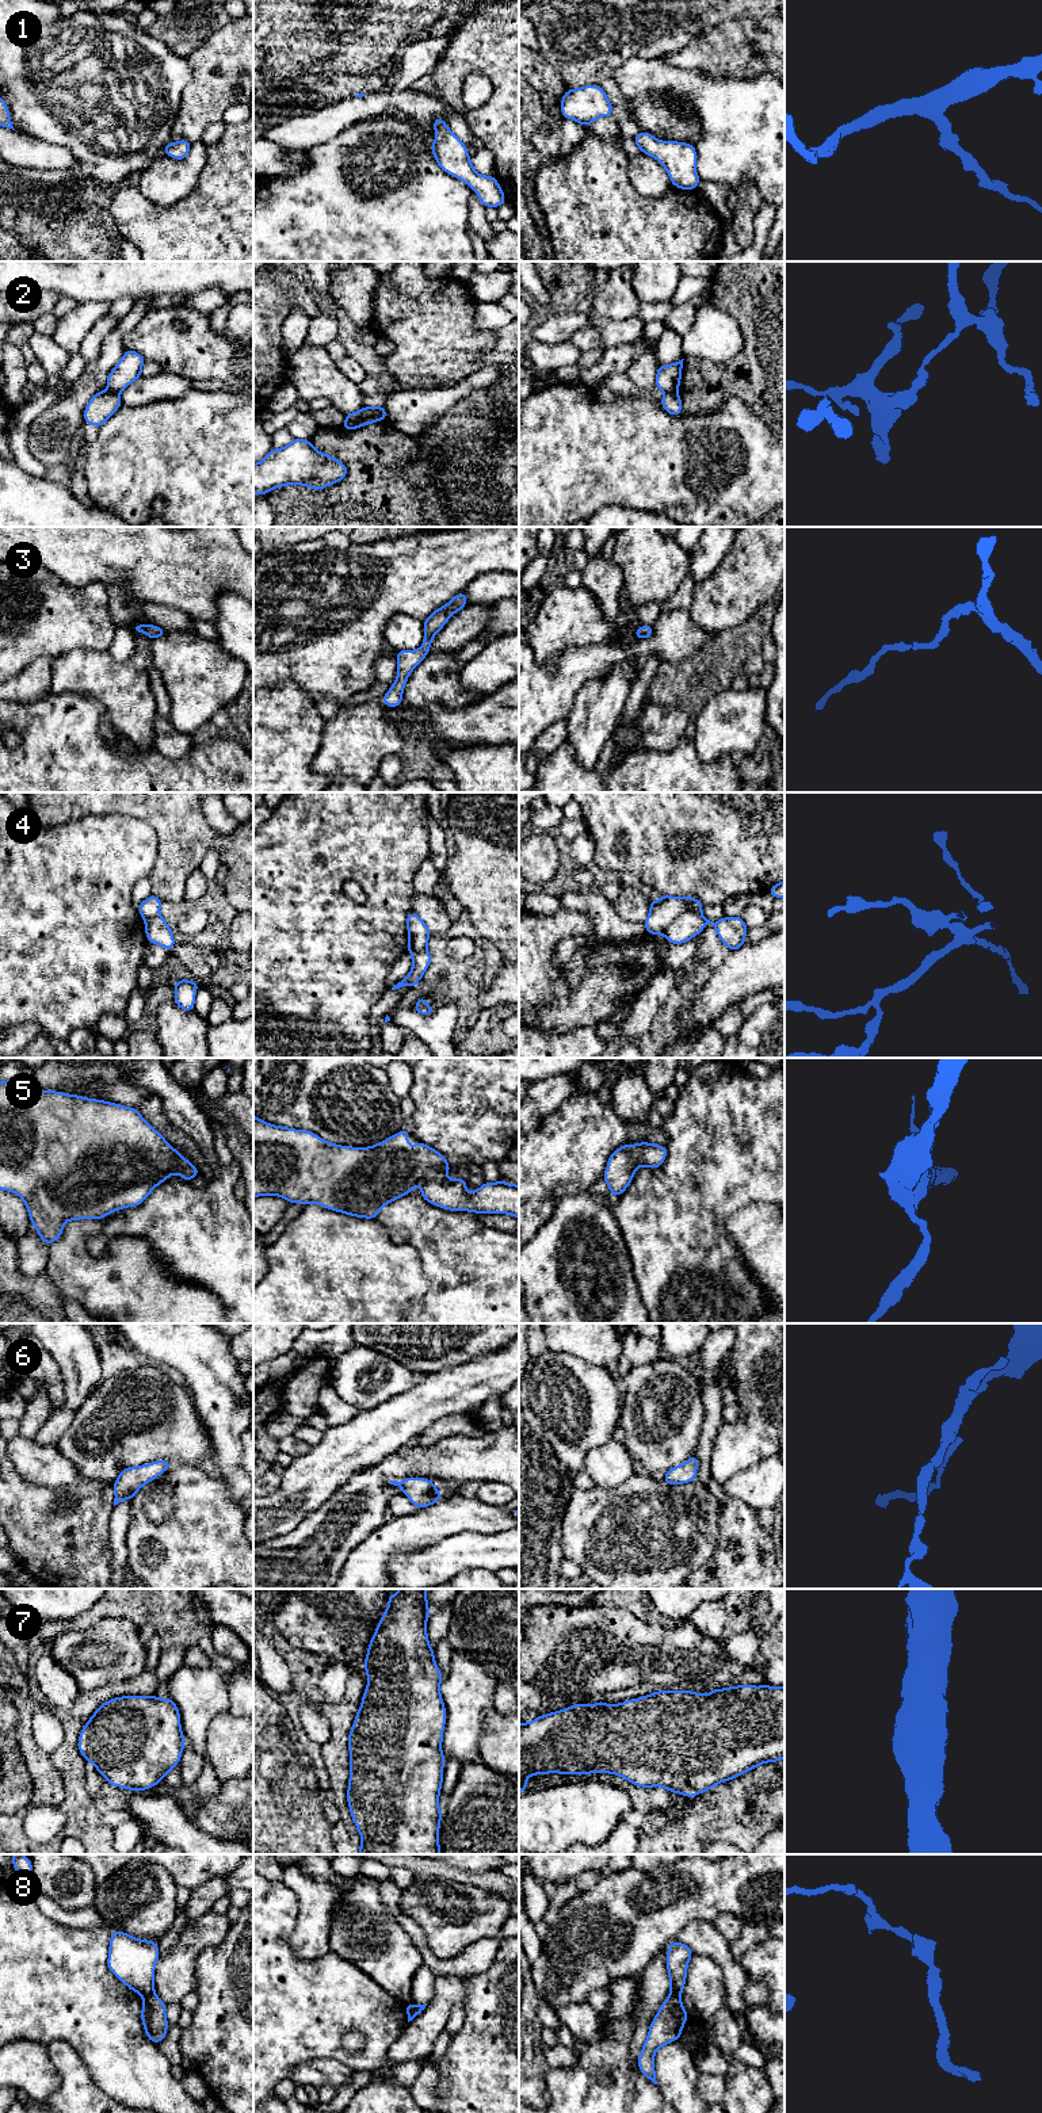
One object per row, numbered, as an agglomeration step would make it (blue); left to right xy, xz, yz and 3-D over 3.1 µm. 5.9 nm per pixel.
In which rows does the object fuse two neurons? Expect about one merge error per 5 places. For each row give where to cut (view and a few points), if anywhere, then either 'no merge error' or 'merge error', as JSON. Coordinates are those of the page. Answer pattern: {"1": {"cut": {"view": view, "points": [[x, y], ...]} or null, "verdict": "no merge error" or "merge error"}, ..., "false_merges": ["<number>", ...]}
{"1": {"cut": null, "verdict": "no merge error"}, "2": {"cut": {"view": "yz", "points": [[676, 390], [664, 393]]}, "verdict": "merge error"}, "3": {"cut": null, "verdict": "no merge error"}, "4": {"cut": {"view": "yz", "points": [[695, 910], [682, 912], [663, 933]]}, "verdict": "merge error"}, "5": {"cut": null, "verdict": "no merge error"}, "6": {"cut": null, "verdict": "no merge error"}, "7": {"cut": null, "verdict": "no merge error"}, "8": {"cut": null, "verdict": "no merge error"}, "false_merges": ["2", "4"]}

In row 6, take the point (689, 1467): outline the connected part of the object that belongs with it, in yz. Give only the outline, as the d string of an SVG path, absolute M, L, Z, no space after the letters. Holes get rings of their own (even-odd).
M695 1453L683 1464L675 1466L661 1478L671 1486L694 1482L696 1478L698 1460Z

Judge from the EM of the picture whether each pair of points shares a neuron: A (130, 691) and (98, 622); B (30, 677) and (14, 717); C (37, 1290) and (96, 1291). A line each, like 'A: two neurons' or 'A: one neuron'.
A: two neurons
B: two neurons
C: two neurons

